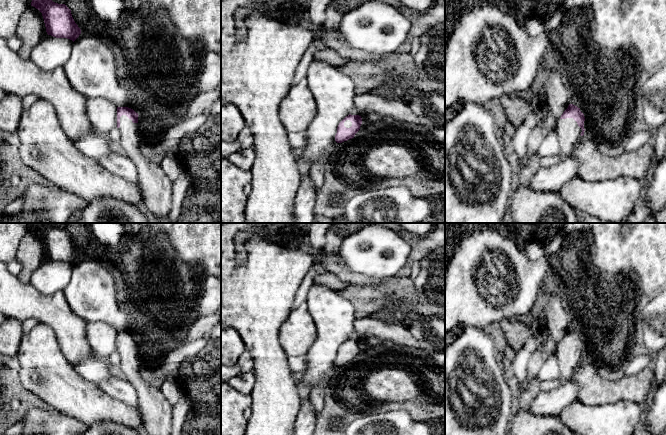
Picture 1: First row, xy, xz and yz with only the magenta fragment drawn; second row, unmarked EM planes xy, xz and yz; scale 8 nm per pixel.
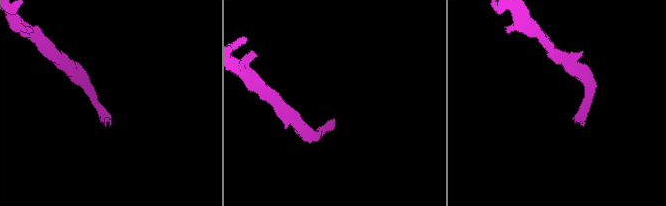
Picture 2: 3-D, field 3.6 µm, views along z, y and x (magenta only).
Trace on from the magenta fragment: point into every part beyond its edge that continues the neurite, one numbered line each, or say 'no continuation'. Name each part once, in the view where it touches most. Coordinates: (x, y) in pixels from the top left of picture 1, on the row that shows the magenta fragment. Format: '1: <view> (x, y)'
1: yz (568, 131)

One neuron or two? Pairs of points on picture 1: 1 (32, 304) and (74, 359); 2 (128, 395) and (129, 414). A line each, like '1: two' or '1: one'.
1: one
2: two

